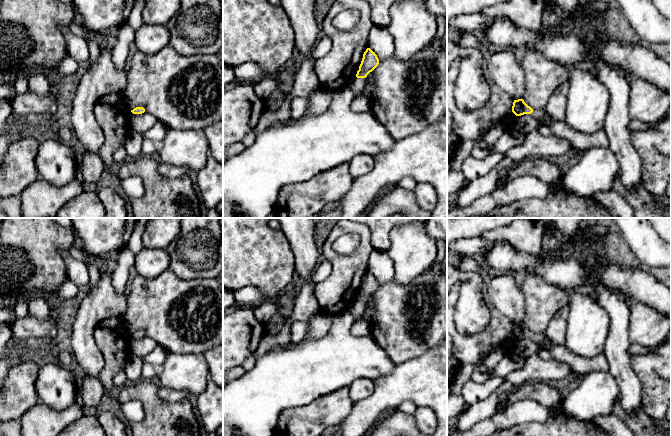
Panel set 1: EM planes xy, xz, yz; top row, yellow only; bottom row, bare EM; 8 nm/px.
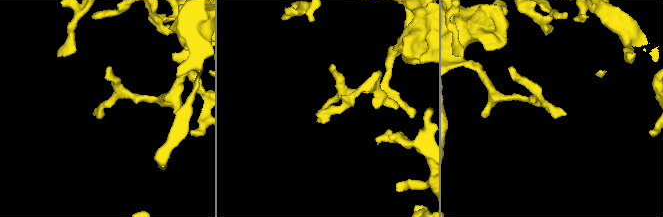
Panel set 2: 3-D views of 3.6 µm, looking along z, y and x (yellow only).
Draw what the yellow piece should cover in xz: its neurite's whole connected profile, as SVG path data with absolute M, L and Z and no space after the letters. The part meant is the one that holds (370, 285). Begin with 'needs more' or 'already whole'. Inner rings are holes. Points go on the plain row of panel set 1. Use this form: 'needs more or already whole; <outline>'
needs more; M367 272L363 278L363 282L359 290L359 294L357 295L356 301L349 309L355 321L363 317L366 308L365 302L378 290L378 288L379 283L375 276L373 276L370 272Z

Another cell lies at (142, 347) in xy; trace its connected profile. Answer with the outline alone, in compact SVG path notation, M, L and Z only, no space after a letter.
M150 337L136 338L130 343L131 354L147 359L149 354L157 347L157 343Z

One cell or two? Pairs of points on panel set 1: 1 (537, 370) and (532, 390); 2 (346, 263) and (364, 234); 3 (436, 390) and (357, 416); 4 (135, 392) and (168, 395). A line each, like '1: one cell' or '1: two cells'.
1: two cells
2: one cell
3: one cell
4: two cells

